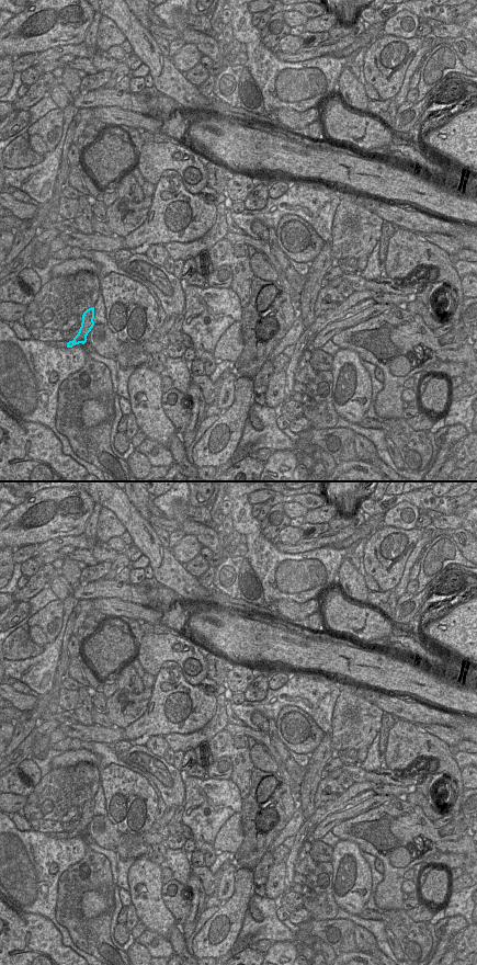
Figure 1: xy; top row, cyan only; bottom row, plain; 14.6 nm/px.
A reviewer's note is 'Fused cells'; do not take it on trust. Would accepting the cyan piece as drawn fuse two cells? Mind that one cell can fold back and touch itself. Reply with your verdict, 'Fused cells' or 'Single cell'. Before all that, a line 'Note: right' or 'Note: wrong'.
Note: wrong
Single cell

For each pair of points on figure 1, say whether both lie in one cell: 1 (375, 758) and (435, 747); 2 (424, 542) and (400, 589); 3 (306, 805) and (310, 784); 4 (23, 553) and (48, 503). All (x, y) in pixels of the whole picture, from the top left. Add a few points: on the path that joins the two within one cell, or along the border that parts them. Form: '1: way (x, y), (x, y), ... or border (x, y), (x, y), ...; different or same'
1: border (382, 759), (384, 765); different
2: way (415, 554), (405, 577); same
3: way (307, 799), (308, 790); same
4: border (35, 544), (22, 545), (14, 549); different

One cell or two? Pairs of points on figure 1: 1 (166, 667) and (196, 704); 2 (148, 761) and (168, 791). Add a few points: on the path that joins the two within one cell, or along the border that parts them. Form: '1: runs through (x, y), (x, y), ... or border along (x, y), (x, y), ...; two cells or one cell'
1: runs through (166, 680), (172, 689), (189, 689), (190, 691); one cell
2: runs through (156, 769), (168, 783); one cell

